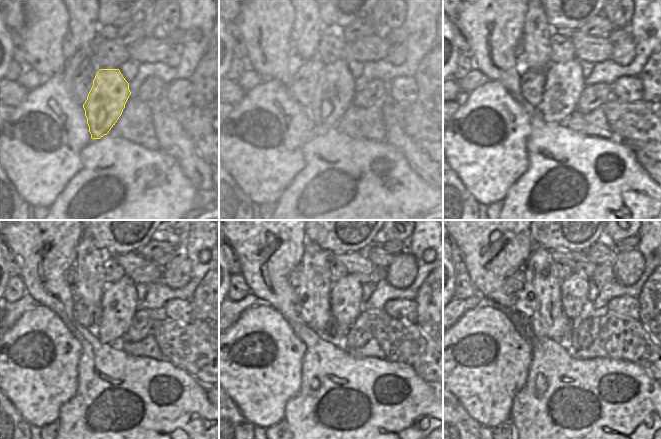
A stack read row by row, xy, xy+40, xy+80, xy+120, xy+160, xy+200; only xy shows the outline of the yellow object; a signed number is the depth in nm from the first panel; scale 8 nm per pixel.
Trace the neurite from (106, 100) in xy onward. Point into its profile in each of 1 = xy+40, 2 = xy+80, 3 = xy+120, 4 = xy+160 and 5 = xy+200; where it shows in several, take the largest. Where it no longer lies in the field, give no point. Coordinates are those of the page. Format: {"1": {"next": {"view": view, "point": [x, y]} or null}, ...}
{"1": {"next": {"view": "xy+40", "point": [335, 90]}}, "2": {"next": {"view": "xy+80", "point": [564, 82]}}, "3": {"next": {"view": "xy+120", "point": [119, 304]}}, "4": {"next": {"view": "xy+160", "point": [345, 302]}}, "5": {"next": {"view": "xy+200", "point": [574, 289]}}}

